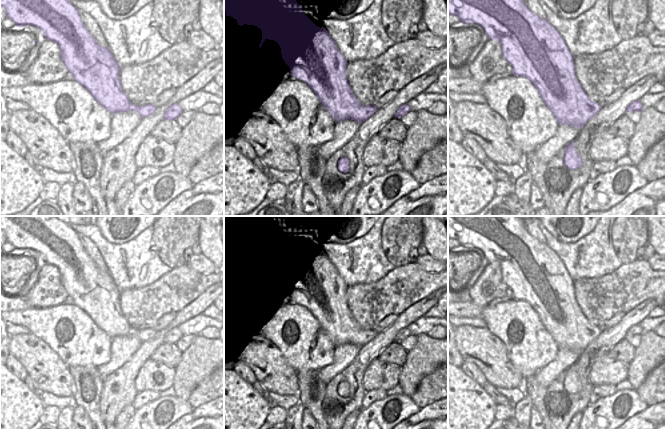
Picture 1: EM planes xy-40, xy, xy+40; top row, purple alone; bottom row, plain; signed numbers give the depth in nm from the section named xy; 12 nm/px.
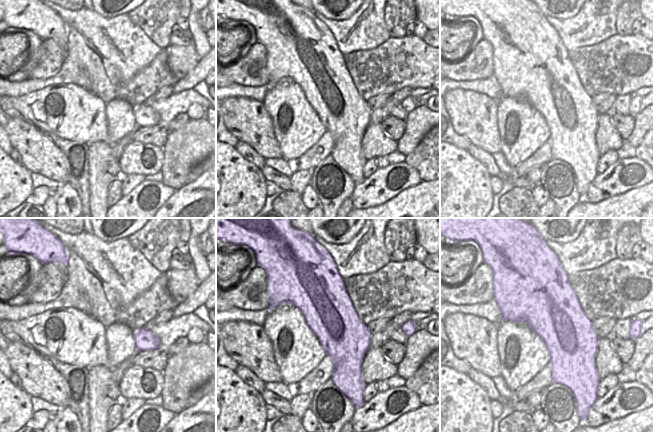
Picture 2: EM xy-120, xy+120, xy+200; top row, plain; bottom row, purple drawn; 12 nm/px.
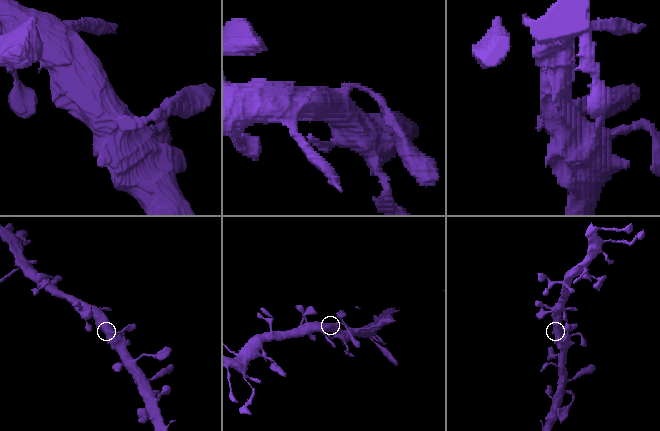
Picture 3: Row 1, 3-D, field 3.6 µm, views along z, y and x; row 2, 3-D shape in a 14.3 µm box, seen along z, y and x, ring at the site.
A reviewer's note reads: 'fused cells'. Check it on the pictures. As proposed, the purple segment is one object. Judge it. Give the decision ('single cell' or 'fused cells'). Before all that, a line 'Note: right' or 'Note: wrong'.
Note: wrong
single cell

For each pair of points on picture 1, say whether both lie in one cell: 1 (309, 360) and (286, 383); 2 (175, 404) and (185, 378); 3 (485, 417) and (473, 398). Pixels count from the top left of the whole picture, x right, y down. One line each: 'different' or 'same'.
1: different
2: different
3: same

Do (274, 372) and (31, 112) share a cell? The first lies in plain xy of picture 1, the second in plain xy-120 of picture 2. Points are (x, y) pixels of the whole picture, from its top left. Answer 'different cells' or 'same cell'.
different cells

